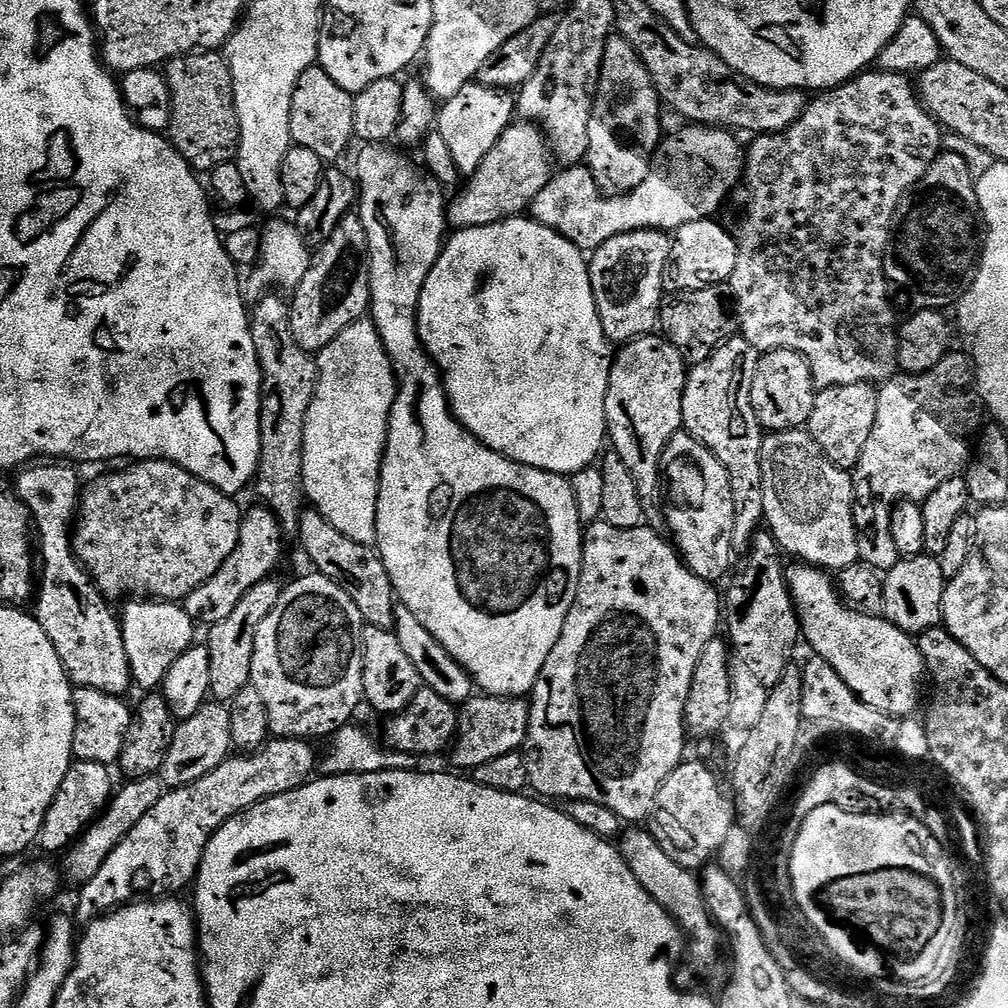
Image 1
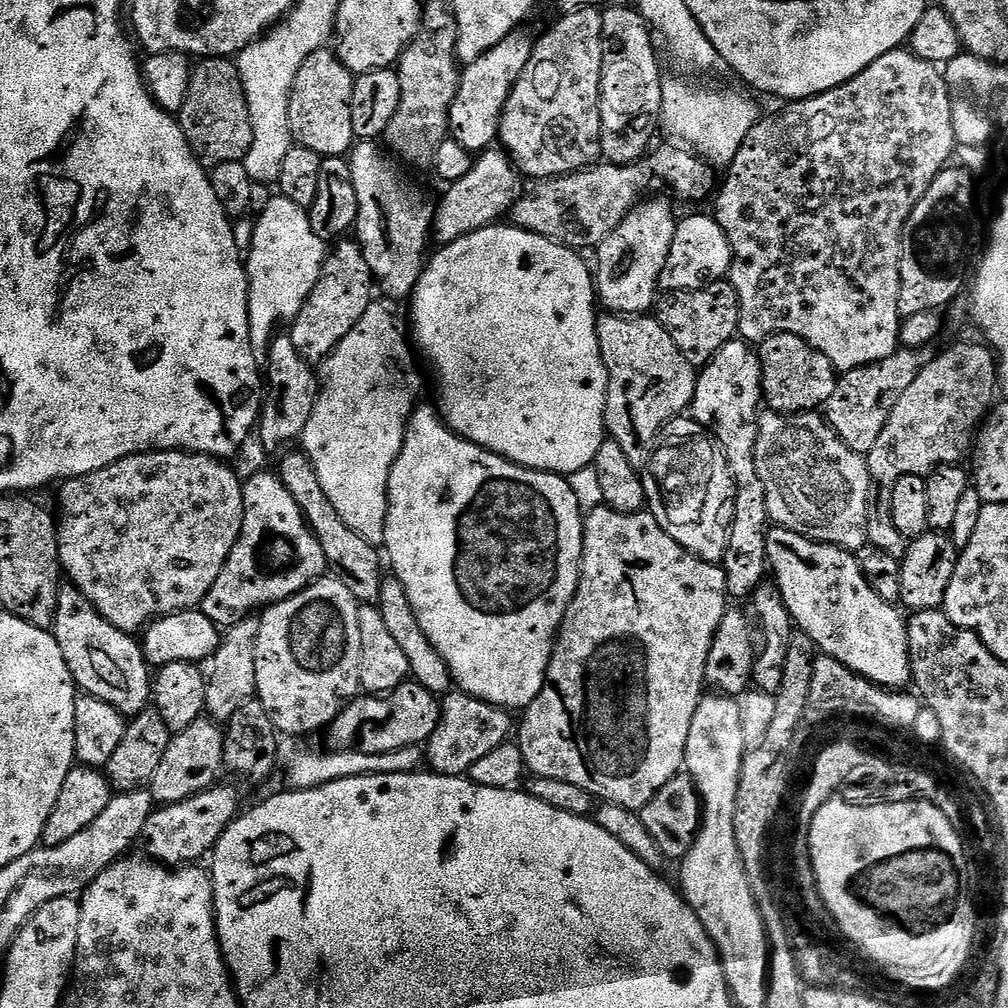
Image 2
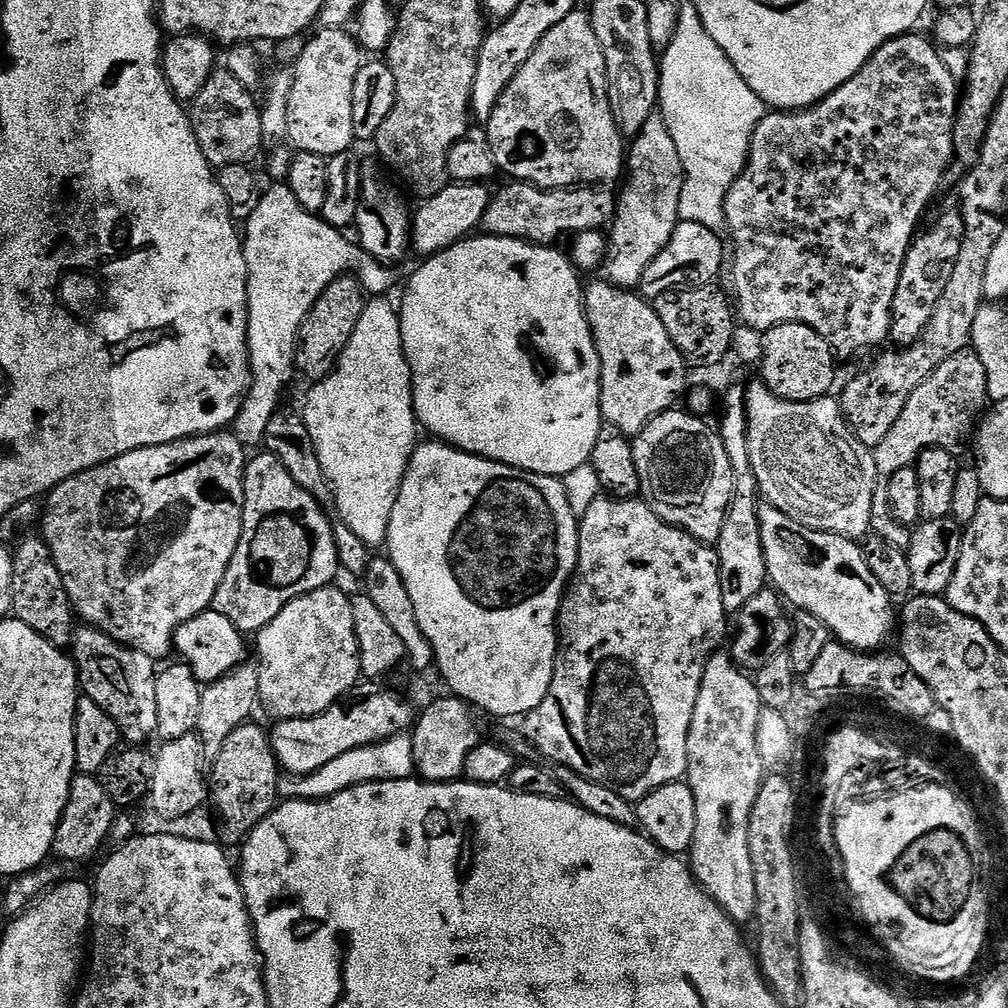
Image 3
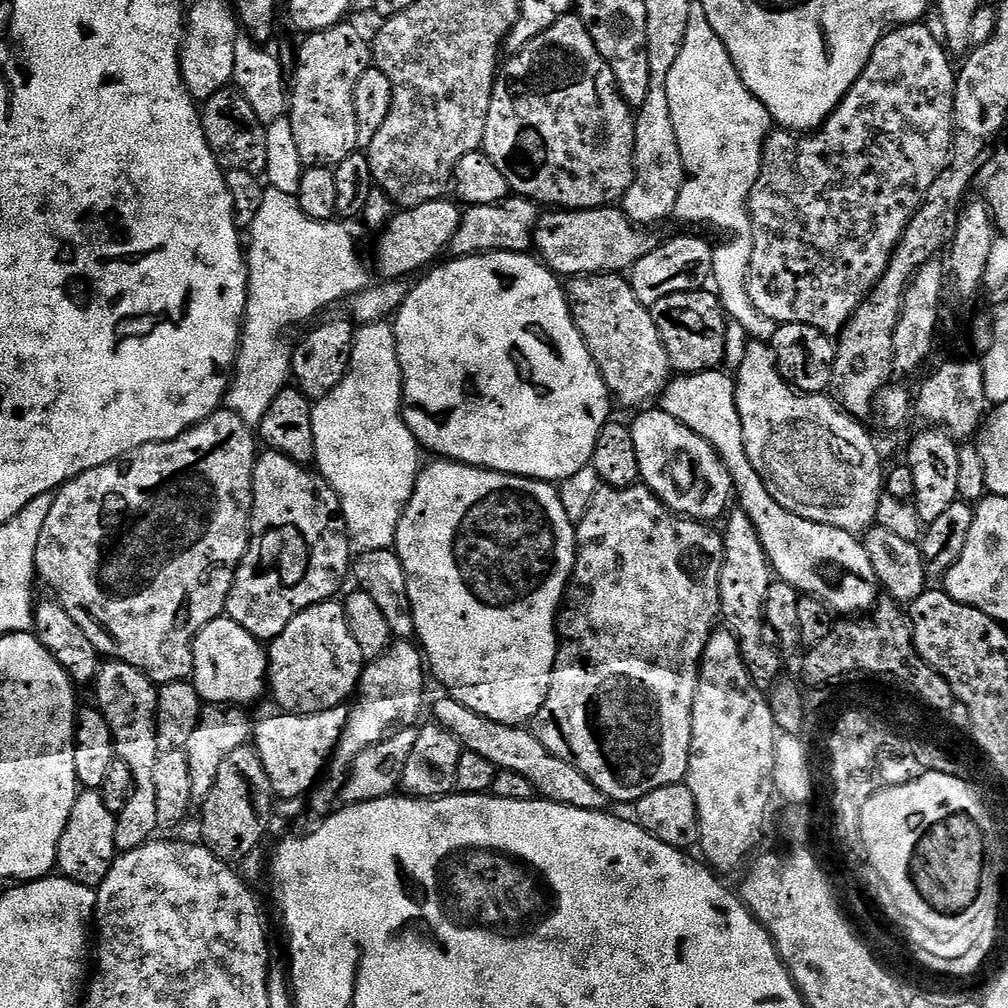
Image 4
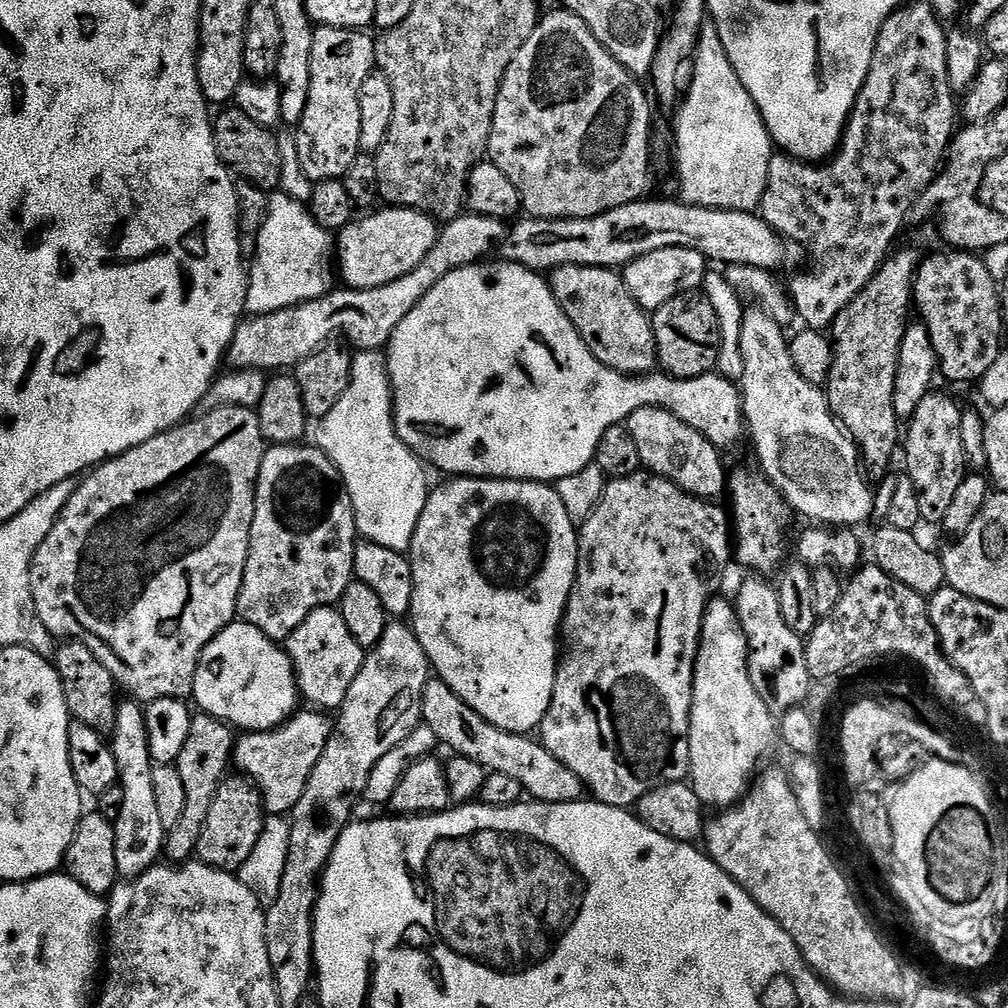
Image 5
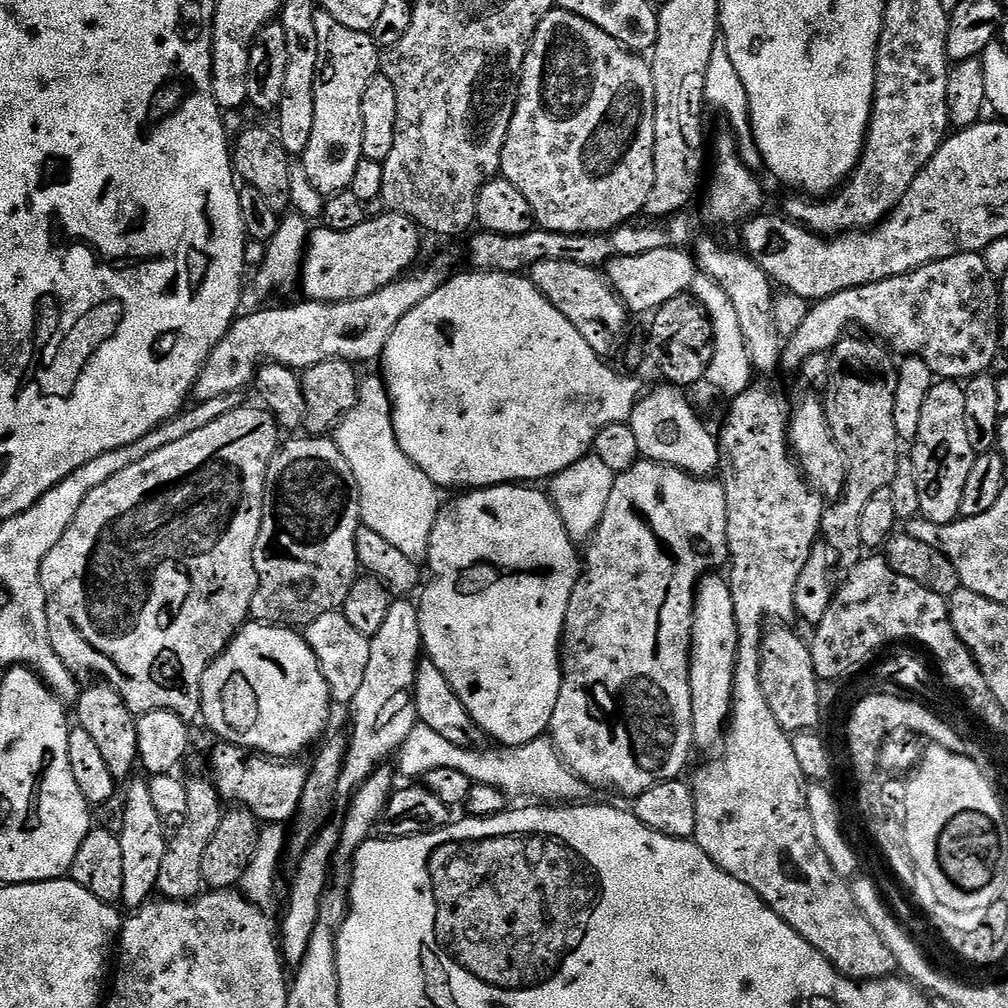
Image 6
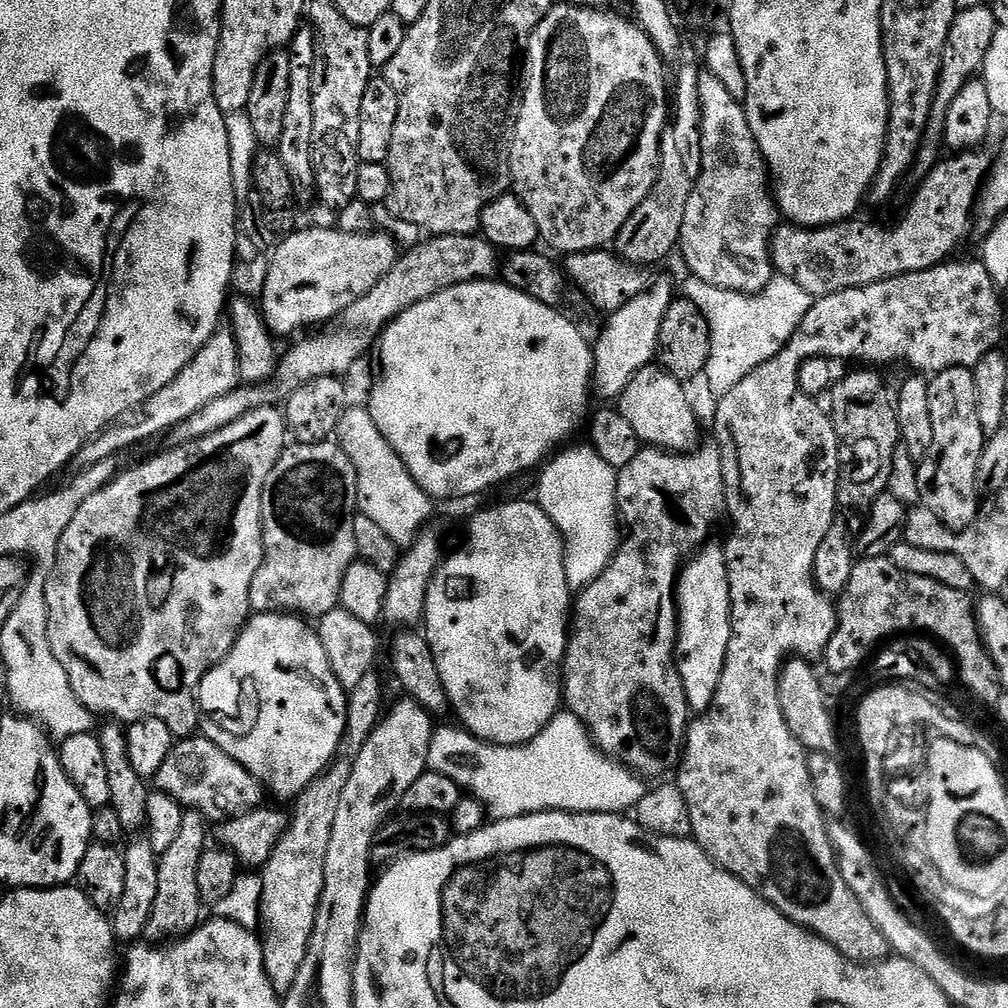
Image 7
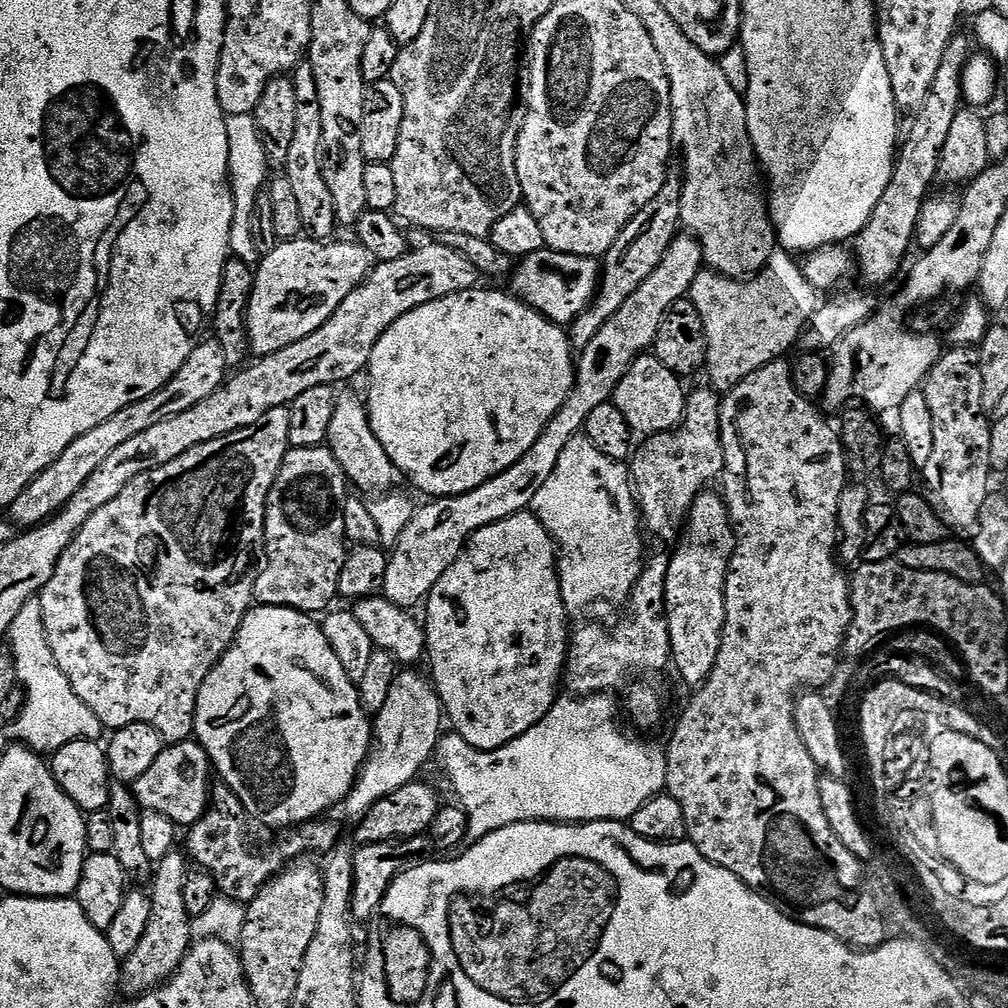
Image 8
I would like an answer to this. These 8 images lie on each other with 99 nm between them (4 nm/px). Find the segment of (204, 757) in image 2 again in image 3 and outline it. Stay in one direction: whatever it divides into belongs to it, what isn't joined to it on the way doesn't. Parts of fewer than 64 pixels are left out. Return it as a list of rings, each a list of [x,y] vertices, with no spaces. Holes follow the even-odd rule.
[[[193,734],[163,741],[152,760],[152,771],[148,777],[147,803],[152,803],[160,820],[184,820],[187,816],[205,807],[210,796],[206,783],[206,764],[200,761],[202,745],[200,737]]]

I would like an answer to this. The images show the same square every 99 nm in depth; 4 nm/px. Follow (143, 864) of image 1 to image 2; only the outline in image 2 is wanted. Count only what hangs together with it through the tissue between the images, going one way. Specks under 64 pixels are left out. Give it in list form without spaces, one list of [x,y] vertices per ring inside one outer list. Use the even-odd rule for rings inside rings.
[[[217,782],[212,787],[194,794],[177,804],[165,804],[153,811],[146,822],[142,845],[151,859],[165,866],[192,866],[207,857],[215,848],[240,808],[240,792],[232,784]]]

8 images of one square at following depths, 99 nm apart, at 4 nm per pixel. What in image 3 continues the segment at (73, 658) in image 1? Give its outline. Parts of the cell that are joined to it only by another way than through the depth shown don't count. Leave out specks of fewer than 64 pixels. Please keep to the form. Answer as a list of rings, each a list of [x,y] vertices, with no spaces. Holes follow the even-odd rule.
[[[84,626],[81,629],[74,636],[74,663],[83,695],[100,706],[116,723],[125,745],[144,746],[151,736],[157,735],[157,665],[149,656],[125,648],[97,628]]]

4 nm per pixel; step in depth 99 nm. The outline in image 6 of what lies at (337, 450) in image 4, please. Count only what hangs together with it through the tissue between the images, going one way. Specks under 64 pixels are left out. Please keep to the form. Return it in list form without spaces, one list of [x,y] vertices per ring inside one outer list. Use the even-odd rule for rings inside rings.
[[[379,375],[359,381],[356,405],[334,429],[334,439],[342,458],[350,466],[356,483],[356,497],[360,500],[363,527],[377,532],[386,542],[406,554],[406,558],[420,562],[428,555],[430,530],[442,507],[441,489],[436,487],[398,446],[392,426],[392,403],[388,387]]]

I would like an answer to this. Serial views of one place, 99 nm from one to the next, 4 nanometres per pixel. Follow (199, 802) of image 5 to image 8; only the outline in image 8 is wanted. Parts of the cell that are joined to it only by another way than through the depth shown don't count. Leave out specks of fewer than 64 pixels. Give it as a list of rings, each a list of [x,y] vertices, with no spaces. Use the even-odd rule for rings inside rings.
[[[174,850],[166,854],[155,865],[150,877],[150,922],[146,926],[146,934],[142,934],[142,942],[138,942],[134,954],[123,957],[120,965],[119,995],[124,998],[145,996],[161,984],[165,984],[180,970],[180,964],[186,958],[189,948],[194,943],[192,934],[192,917],[186,910],[186,901],[182,890],[186,887],[186,878],[190,871],[190,861],[183,851]]]

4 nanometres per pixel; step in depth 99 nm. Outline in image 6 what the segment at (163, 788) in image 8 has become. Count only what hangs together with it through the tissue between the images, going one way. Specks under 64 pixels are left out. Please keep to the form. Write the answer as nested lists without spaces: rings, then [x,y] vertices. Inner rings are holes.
[[[221,743],[219,747],[212,752],[210,779],[221,797],[225,801],[232,800],[228,802],[233,805],[248,809],[257,821],[264,824],[287,825],[299,811],[302,790],[308,781],[308,768],[288,758],[250,752],[237,744]]]

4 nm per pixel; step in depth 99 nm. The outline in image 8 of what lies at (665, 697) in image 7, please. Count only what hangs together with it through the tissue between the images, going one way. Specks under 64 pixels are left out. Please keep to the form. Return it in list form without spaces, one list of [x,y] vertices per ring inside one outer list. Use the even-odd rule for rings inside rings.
[[[711,386],[696,388],[693,392],[691,389],[684,401],[684,418],[677,428],[643,437],[630,457],[630,475],[642,524],[656,536],[670,535],[676,523],[678,528],[697,496],[711,485],[708,483],[719,481],[724,475],[721,399],[721,393]],[[651,556],[647,557],[632,595],[626,601],[628,613],[613,630],[612,640],[604,644],[604,632],[596,624],[577,632],[575,629],[570,636],[566,661],[566,688],[568,684],[572,691],[569,693],[581,697],[620,692],[623,711],[625,708],[640,728],[656,728],[664,720],[664,684],[660,681],[660,671],[669,667],[672,659],[668,619],[664,617],[669,557]]]

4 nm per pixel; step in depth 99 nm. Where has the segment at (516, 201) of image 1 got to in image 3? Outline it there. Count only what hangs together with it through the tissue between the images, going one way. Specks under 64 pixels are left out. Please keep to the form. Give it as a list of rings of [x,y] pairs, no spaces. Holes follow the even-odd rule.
[[[449,183],[436,196],[427,197],[420,209],[415,209],[412,216],[412,230],[410,233],[410,248],[417,252],[420,258],[436,256],[442,250],[454,246],[475,233],[481,227],[484,215],[488,209],[490,192],[487,192],[483,183],[458,184]]]

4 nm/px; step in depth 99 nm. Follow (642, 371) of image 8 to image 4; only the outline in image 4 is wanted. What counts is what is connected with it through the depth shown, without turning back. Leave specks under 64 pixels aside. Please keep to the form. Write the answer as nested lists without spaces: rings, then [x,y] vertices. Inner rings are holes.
[[[652,410],[641,411],[641,416],[630,424],[643,487],[649,488],[669,512],[681,518],[716,522],[712,520],[729,511],[728,499],[731,501],[734,496],[732,479],[719,454],[701,436],[694,434],[694,430],[670,418],[670,414],[648,411]]]

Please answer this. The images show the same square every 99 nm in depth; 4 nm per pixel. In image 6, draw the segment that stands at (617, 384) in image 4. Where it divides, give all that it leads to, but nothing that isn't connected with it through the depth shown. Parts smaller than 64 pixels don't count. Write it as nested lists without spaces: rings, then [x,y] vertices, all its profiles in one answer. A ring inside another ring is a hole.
[[[543,259],[529,268],[528,277],[532,285],[550,301],[554,310],[562,314],[586,338],[590,350],[594,350],[602,358],[608,358],[611,352],[620,348],[624,340],[624,331],[628,328],[630,313],[620,296],[607,277],[596,268],[586,267],[584,264],[559,261],[557,259]]]

